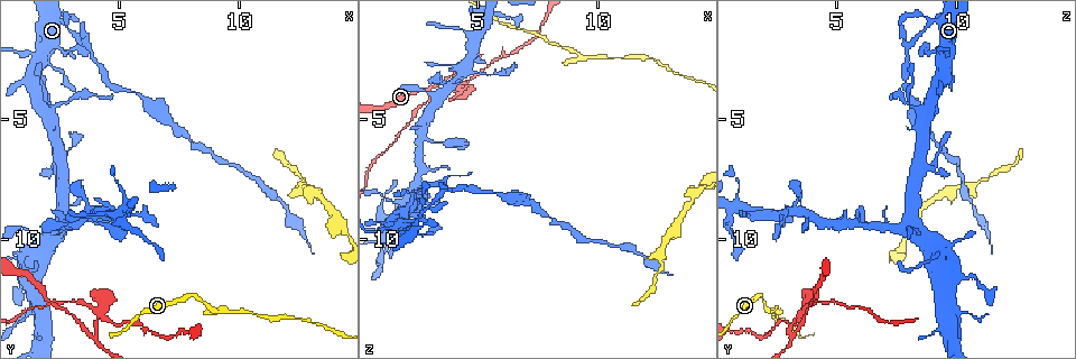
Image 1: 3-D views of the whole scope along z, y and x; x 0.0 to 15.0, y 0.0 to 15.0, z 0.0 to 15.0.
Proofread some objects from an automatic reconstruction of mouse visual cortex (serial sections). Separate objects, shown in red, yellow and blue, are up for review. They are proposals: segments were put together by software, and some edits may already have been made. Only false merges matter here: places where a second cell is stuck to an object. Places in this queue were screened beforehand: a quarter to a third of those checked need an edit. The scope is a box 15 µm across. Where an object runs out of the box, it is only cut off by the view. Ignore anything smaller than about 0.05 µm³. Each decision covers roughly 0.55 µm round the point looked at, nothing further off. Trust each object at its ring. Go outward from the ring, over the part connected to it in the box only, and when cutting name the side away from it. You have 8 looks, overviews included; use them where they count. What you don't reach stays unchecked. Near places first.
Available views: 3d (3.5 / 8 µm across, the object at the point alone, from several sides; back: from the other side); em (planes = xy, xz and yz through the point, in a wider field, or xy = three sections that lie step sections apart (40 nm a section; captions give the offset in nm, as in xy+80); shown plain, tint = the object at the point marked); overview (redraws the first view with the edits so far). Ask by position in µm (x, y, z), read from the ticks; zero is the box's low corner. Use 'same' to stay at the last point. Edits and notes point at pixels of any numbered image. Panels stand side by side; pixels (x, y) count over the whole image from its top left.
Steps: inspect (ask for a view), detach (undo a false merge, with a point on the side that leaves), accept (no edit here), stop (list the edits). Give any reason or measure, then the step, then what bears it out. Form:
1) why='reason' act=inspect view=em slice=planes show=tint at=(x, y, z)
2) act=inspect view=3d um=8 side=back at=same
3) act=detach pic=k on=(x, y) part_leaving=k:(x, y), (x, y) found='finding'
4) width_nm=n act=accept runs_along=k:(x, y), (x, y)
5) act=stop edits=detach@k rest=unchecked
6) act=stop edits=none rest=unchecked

why='a narrow waist' act=inspect view=3d um=3.5 at=(2.6, 9.3, 5.9)

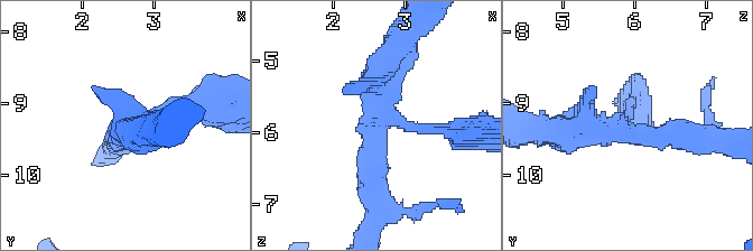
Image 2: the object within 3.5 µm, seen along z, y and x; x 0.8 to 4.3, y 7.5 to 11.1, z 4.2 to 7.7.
arms=3 arm_widths_nm=150,400,400 act=inspect view=em slice=xy step=1 show=tint at=(2.65, 9.35, 5.85)

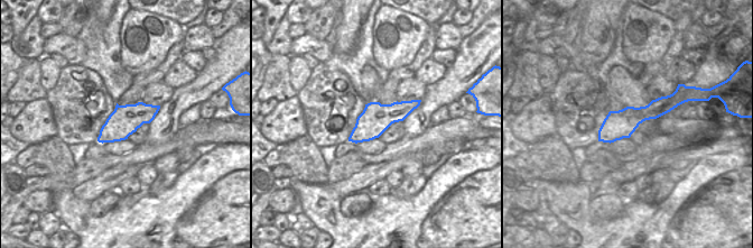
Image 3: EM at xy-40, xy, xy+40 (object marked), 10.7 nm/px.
act=accept runs_along=3:(671, 103), (632, 117), (601, 138) found='continuous, no second cell'

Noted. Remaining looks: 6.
why='calibre changes' act=inspect view=3d um=8 at=(5.5, 9.0, 3.2)

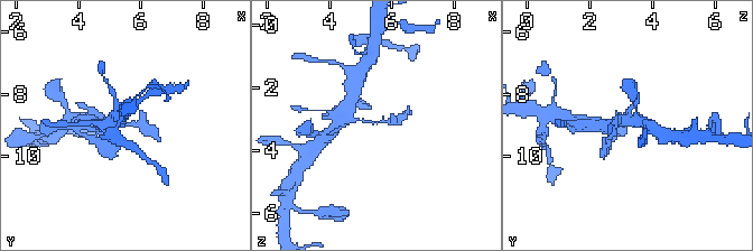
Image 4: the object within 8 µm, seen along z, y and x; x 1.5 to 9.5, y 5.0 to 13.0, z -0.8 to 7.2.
why='now the EM' act=inspect view=em slice=planes show=tint at=(5.5, 8.9, 3.1)

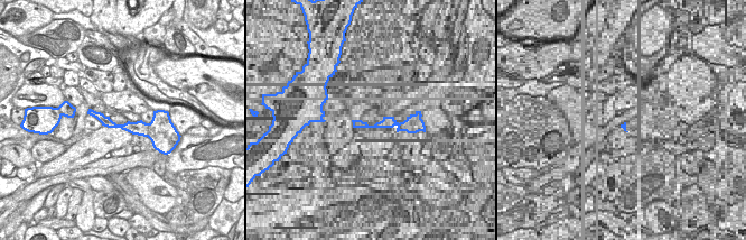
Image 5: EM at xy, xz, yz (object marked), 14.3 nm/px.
width_nm=190 act=accept runs_along=5:(96, 114), (122, 127), (156, 120) found='one cell here'

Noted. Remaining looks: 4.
why='abrupt turn' act=inspect view=3d um=3.5 at=(9.3, 13.0, 2.3)

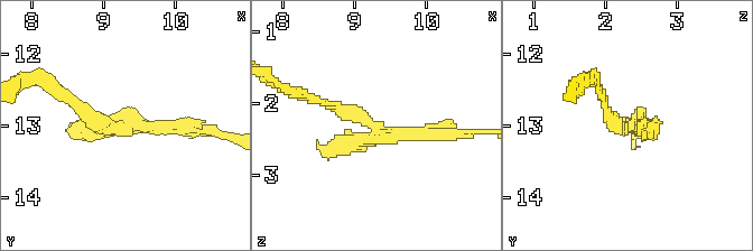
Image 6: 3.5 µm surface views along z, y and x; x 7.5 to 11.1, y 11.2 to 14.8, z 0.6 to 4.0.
act=inspect view=em slice=xy step=1 show=tint at=(9.35, 13.05, 2.35)

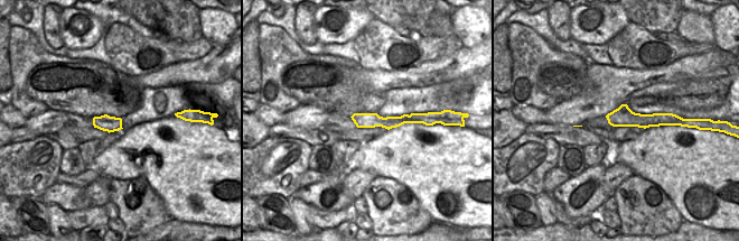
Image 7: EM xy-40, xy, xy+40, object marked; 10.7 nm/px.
width_nm=170 act=detach pic=6 on=(644, 132) part_leaving=6:(382, 131), (409, 137), (485, 133) found='two cells meet here'

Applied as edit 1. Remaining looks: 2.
act=stop edits=detach@6 rest=unchecked

